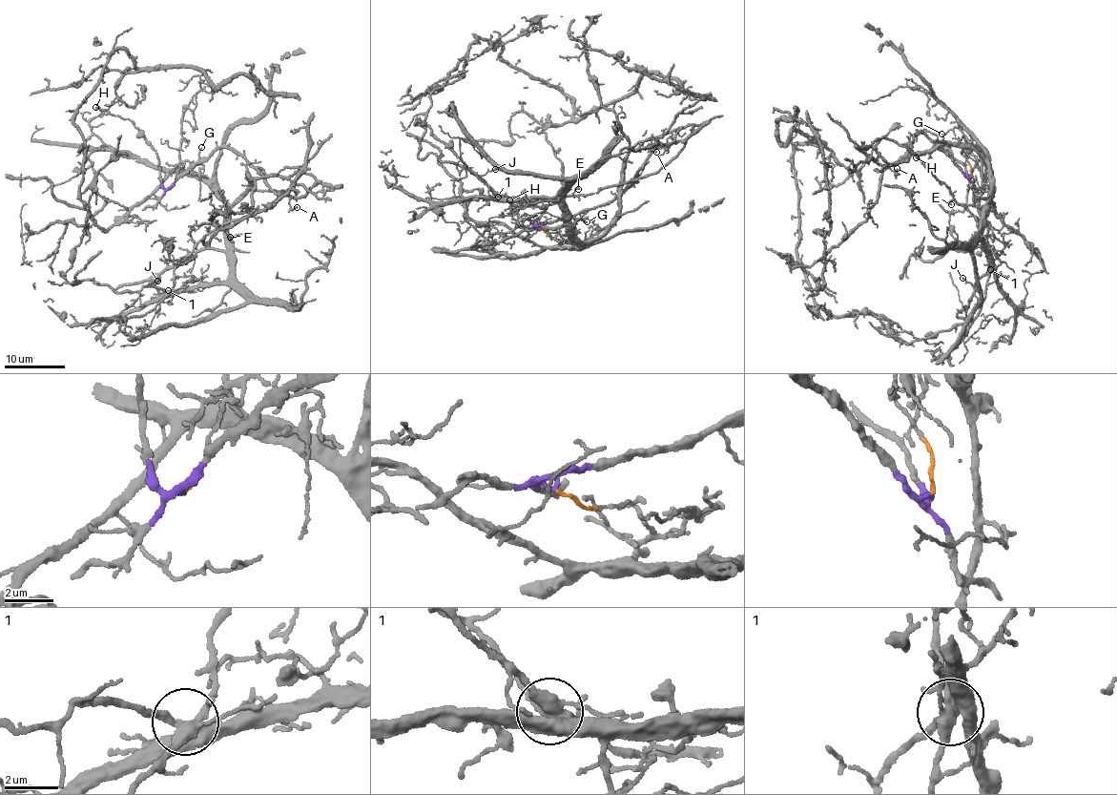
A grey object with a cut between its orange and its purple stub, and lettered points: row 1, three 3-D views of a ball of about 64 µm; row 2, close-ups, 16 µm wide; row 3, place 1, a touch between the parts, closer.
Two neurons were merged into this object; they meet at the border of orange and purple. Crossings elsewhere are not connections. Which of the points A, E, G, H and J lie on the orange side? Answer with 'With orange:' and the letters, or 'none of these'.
With orange: J

